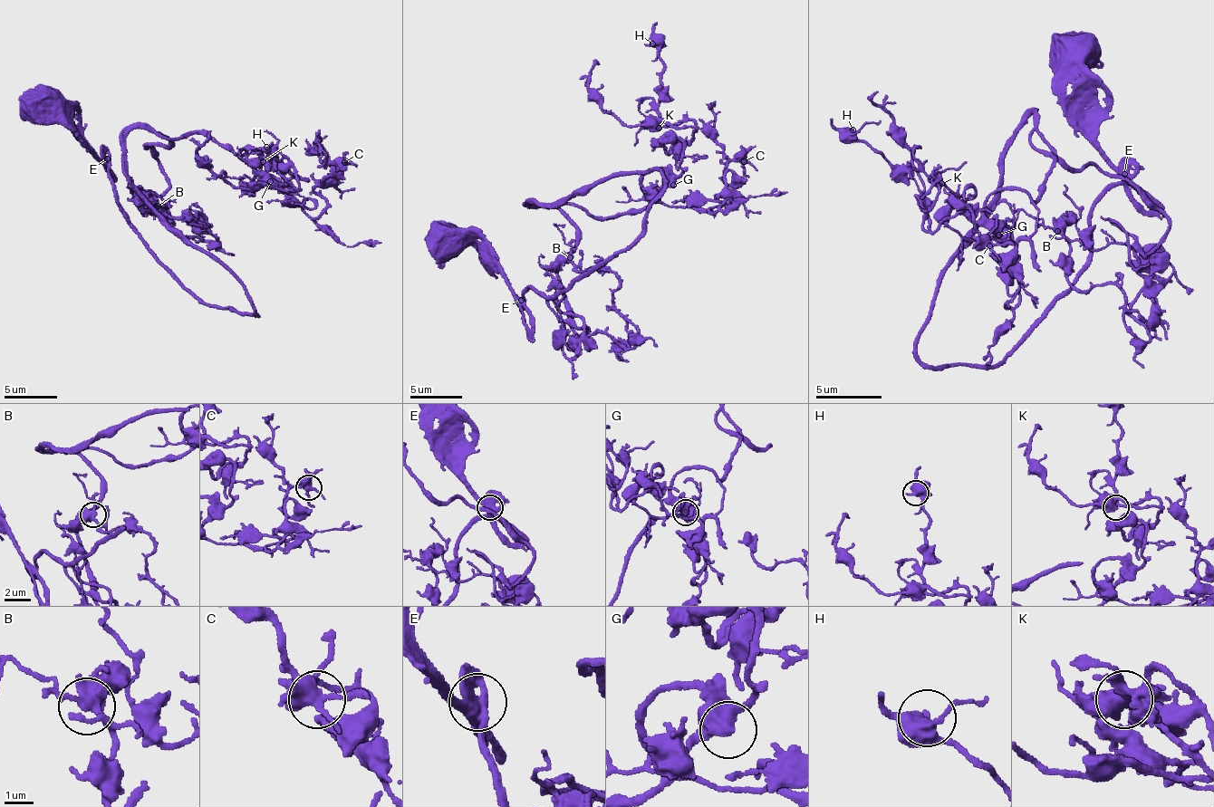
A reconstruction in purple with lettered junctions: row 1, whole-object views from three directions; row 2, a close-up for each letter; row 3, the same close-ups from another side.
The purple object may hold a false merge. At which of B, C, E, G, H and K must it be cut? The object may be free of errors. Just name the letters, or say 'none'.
none

